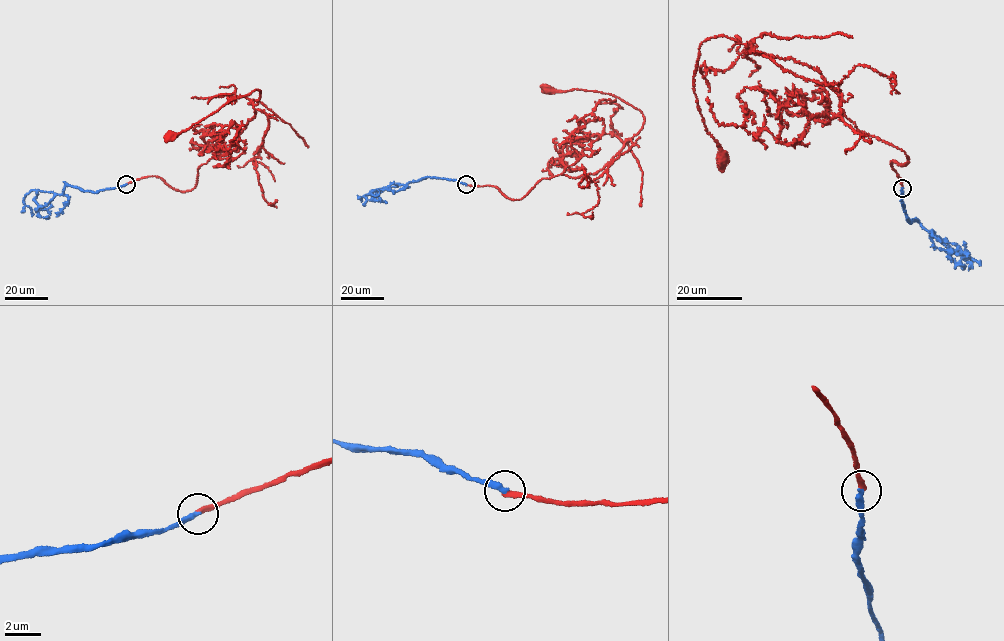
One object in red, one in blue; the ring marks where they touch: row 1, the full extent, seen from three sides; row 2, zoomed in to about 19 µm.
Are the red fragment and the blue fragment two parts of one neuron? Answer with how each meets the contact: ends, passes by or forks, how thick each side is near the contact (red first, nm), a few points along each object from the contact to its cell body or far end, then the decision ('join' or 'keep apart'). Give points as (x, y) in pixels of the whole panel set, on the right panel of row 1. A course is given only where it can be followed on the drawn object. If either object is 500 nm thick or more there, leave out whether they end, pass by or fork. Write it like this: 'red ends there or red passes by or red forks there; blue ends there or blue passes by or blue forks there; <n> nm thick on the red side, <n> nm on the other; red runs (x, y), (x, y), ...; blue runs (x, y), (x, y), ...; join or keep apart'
red ends there; blue ends there; 240 nm thick on the red side, 320 nm on the other; red runs (902, 187), (890, 162), (903, 151), (859, 131), (819, 71), (725, 36), (701, 42), (693, 77), (722, 160); blue runs (902, 188), (901, 200), (908, 220), (918, 221), (932, 236), (946, 240), (964, 257), (972, 258), (980, 265); keep apart

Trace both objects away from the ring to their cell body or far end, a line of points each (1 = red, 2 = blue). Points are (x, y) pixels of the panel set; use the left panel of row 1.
1: (126, 184), (155, 176), (181, 191), (194, 188), (200, 166), (229, 150), (255, 116), (260, 91), (170, 136)
2: (126, 184), (97, 191), (67, 185), (58, 194), (30, 190), (23, 201), (31, 209), (31, 216)

